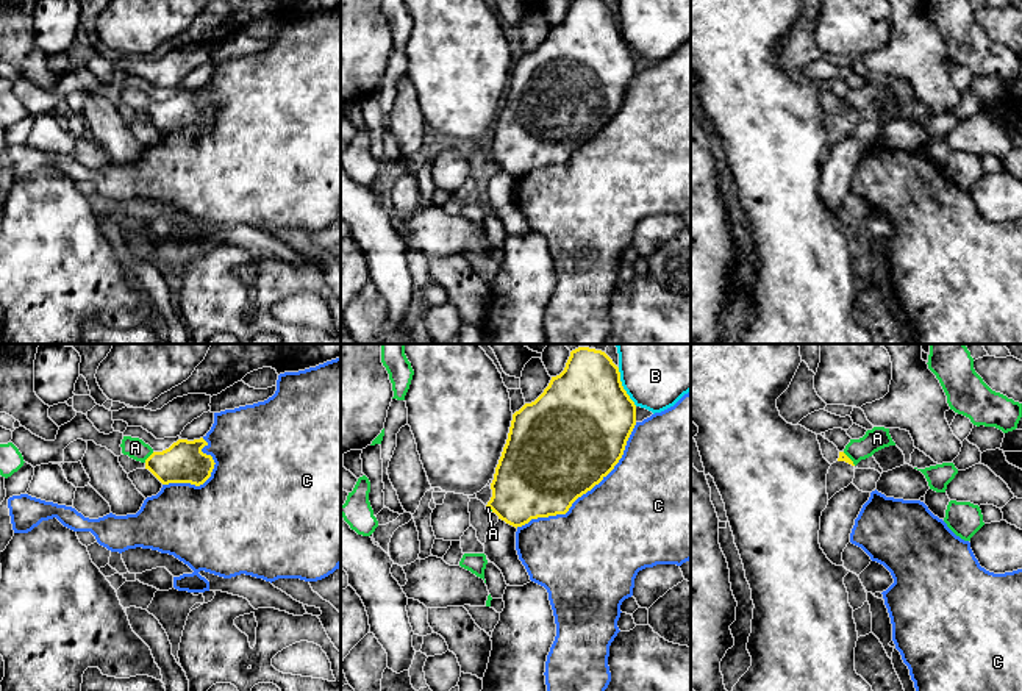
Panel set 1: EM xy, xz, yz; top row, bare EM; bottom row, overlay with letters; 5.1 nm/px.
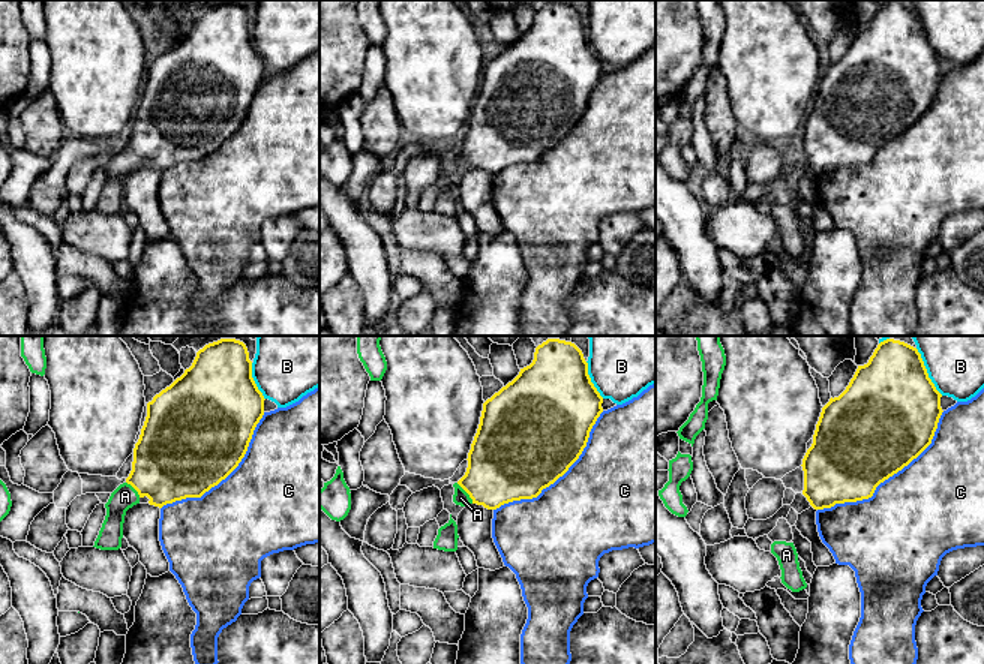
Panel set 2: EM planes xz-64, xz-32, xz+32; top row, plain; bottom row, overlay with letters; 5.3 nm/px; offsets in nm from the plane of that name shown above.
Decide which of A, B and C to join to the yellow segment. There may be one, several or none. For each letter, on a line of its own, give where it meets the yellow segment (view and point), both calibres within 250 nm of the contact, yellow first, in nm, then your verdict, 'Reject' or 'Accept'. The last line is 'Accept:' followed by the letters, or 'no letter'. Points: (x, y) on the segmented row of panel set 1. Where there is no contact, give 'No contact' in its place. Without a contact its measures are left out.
A: Touches yellow at xy (149, 457). Thickness 220 nm (yellow) against 110 nm. Accept
B: Touches yellow at xz (622, 386). Thickness 500 nm (yellow) against 440 nm. Reject
C: Touches yellow at xz (586, 491). Thickness 500 nm (yellow) against 480 nm. Reject
Accept: A

